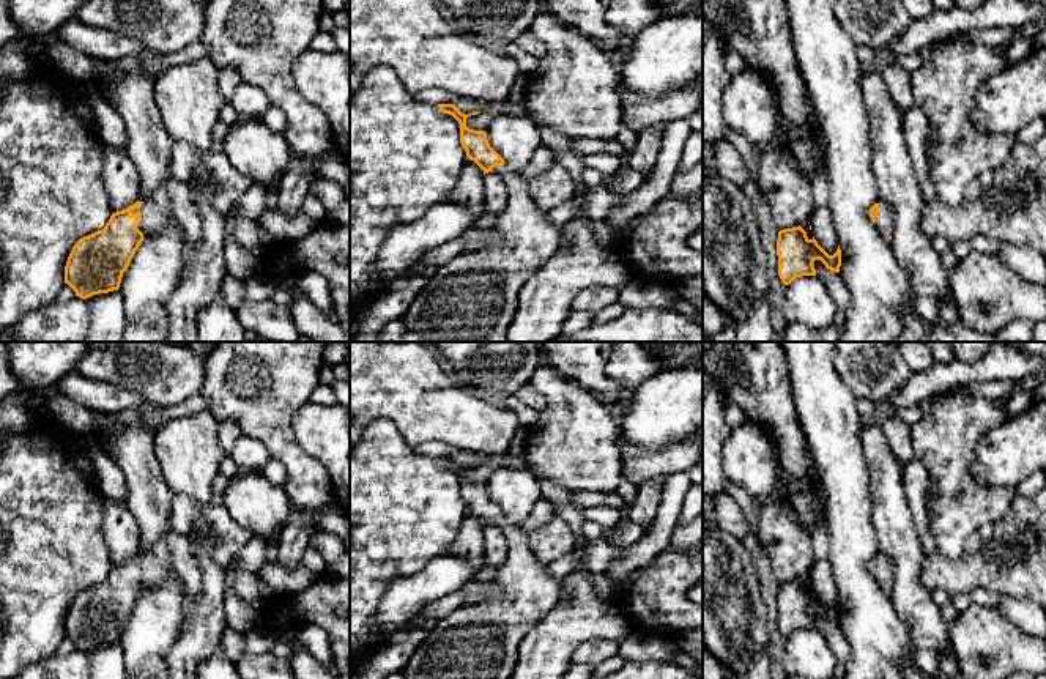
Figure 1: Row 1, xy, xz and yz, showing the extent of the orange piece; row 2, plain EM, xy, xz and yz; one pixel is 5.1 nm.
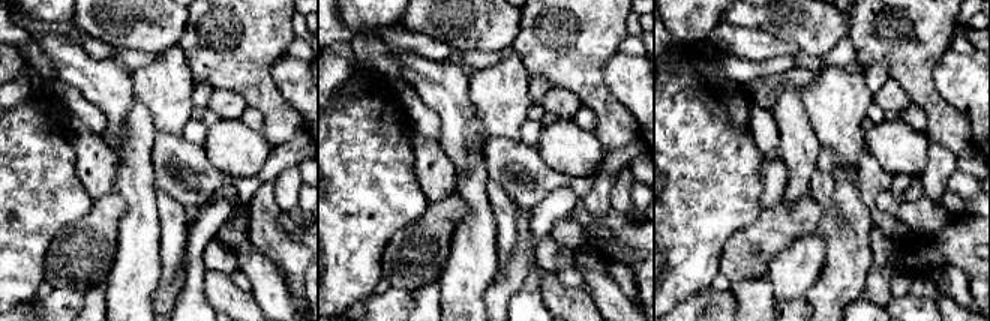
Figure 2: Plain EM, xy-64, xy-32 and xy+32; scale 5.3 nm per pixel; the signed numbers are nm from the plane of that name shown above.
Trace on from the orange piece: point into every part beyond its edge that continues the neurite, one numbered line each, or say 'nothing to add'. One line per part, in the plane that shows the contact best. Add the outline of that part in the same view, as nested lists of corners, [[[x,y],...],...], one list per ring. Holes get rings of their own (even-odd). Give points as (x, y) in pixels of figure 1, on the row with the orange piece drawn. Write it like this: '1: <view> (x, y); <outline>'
1: xy (153, 219); [[[143,202],[140,208],[131,211],[131,216],[137,211],[142,217],[137,221],[137,228],[143,233],[143,239],[158,235],[167,224],[167,216],[153,202]]]

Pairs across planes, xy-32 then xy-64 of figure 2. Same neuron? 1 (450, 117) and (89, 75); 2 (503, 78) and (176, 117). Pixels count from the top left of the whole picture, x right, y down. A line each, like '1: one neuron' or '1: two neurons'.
1: one neuron
2: one neuron

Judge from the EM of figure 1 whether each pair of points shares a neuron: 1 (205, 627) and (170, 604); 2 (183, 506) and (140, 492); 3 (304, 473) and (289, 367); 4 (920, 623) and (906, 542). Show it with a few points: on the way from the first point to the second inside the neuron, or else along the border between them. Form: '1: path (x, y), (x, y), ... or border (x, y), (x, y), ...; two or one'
1: border (181, 582), (181, 630), (170, 646); two
2: border (175, 497), (167, 528); two
3: path (282, 446), (281, 394); one
4: path (912, 602), (908, 594), (906, 563); one

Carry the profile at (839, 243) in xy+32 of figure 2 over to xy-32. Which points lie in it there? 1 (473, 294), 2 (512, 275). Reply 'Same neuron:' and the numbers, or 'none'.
Same neuron: 2

